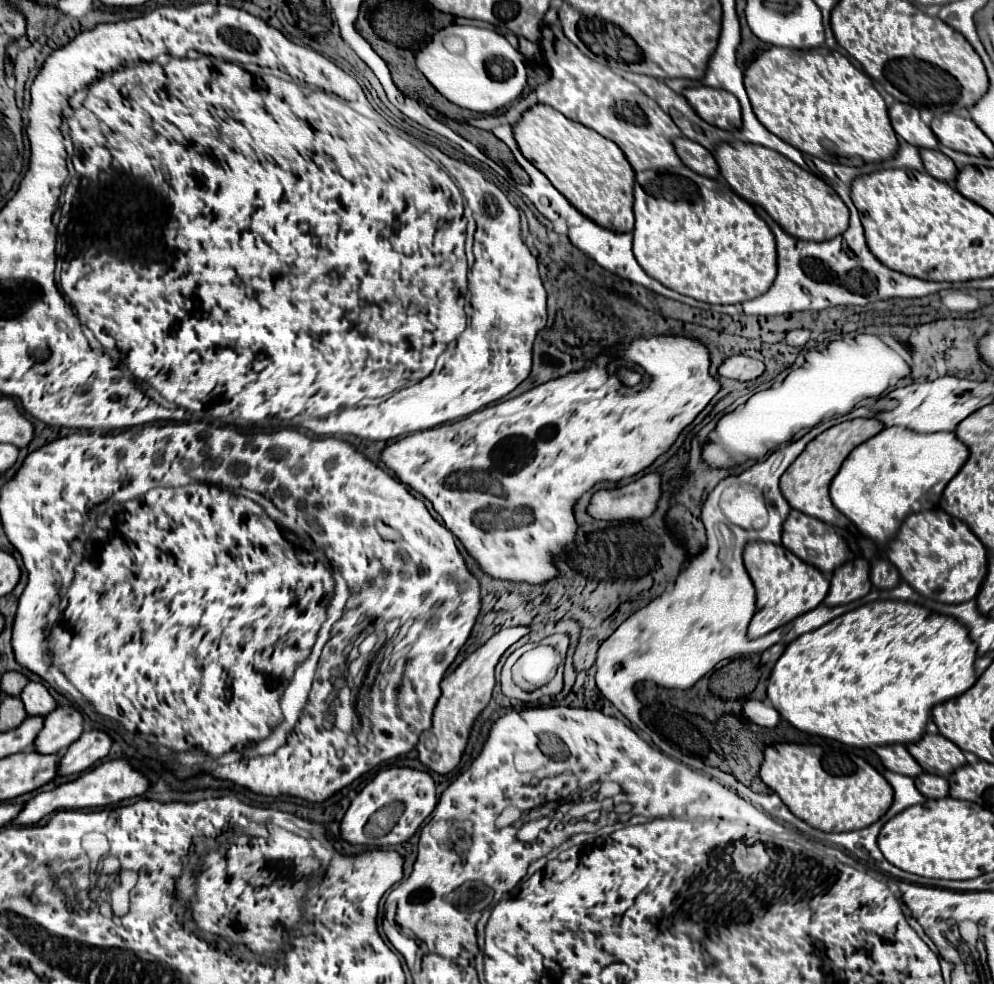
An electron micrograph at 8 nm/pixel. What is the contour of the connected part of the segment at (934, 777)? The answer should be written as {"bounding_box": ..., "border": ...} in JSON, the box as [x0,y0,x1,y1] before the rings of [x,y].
{"bounding_box":[914,772,948,798],"border":[[[922,772],[914,782],[916,782],[916,788],[926,798],[944,798],[944,796],[948,796],[948,780],[938,776],[938,774]]]}

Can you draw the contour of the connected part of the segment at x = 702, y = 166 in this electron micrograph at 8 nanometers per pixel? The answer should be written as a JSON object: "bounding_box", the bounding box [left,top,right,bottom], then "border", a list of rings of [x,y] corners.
{"bounding_box":[674,138,718,178],"border":[[[674,138],[674,150],[678,154],[678,158],[684,162],[684,166],[688,166],[690,170],[708,176],[708,178],[718,178],[718,164],[714,160],[714,156],[700,144],[688,140],[688,138]]]}

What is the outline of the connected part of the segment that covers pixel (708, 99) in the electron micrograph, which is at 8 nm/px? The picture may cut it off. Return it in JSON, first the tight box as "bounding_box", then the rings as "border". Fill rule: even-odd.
{"bounding_box":[682,86,742,132],"border":[[[692,86],[682,94],[696,114],[700,114],[700,118],[706,122],[712,122],[712,126],[724,128],[728,132],[736,132],[742,126],[740,104],[730,92],[708,86]]]}

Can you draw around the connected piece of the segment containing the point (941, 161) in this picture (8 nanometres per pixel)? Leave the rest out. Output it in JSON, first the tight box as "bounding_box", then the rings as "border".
{"bounding_box":[920,148,956,184],"border":[[[922,148],[920,150],[920,158],[924,162],[924,168],[930,176],[942,180],[942,182],[948,182],[952,184],[956,180],[956,164],[952,158],[948,158],[946,154],[942,154],[940,150],[926,150]]]}

